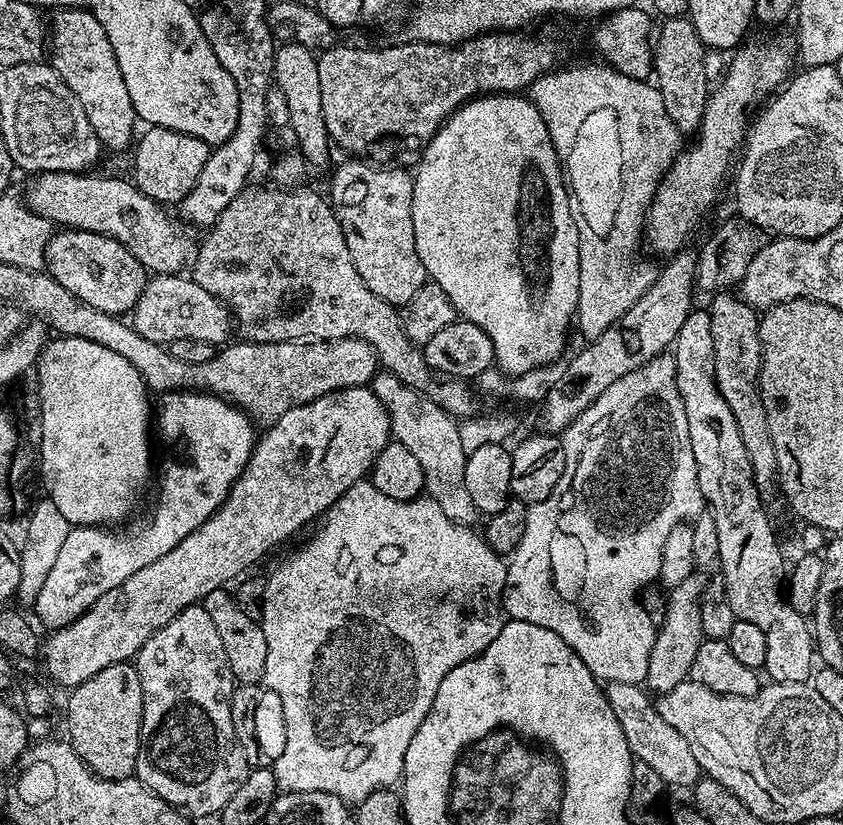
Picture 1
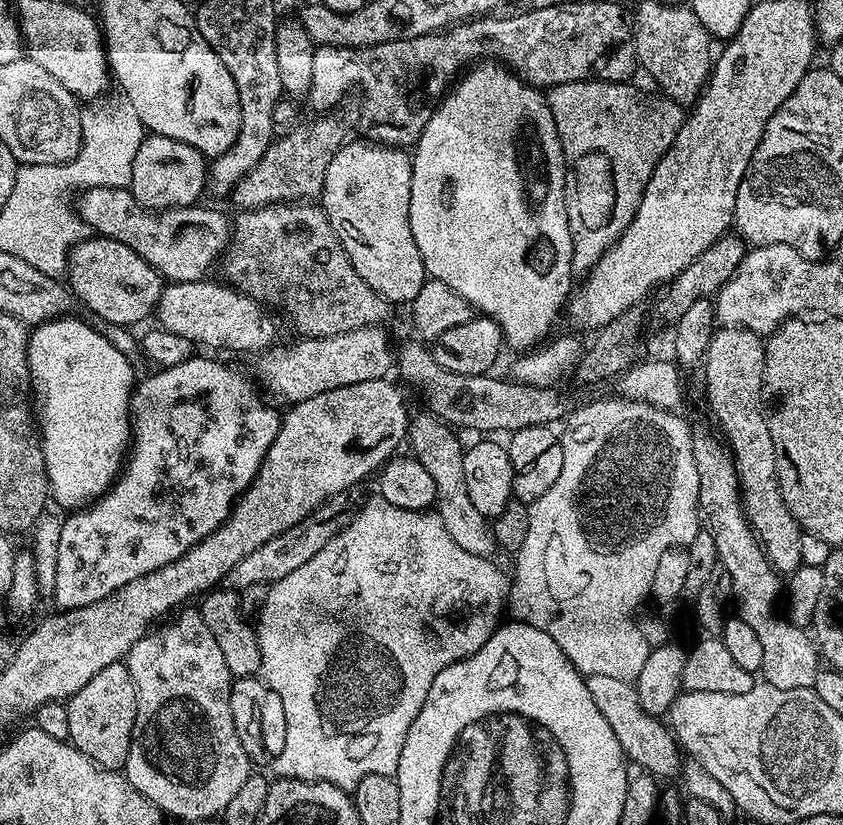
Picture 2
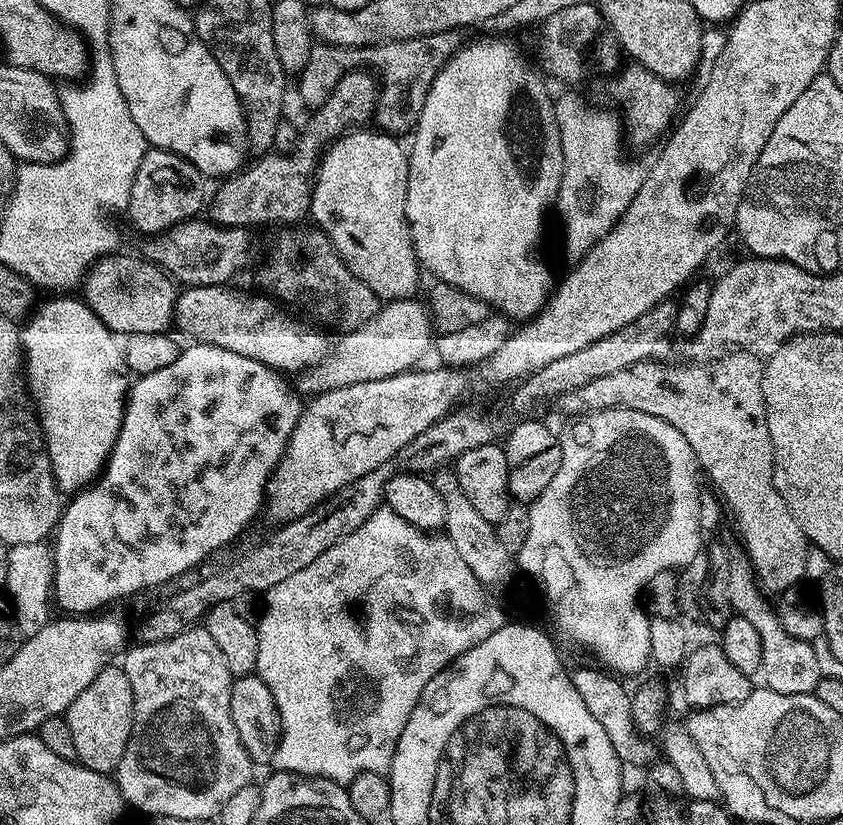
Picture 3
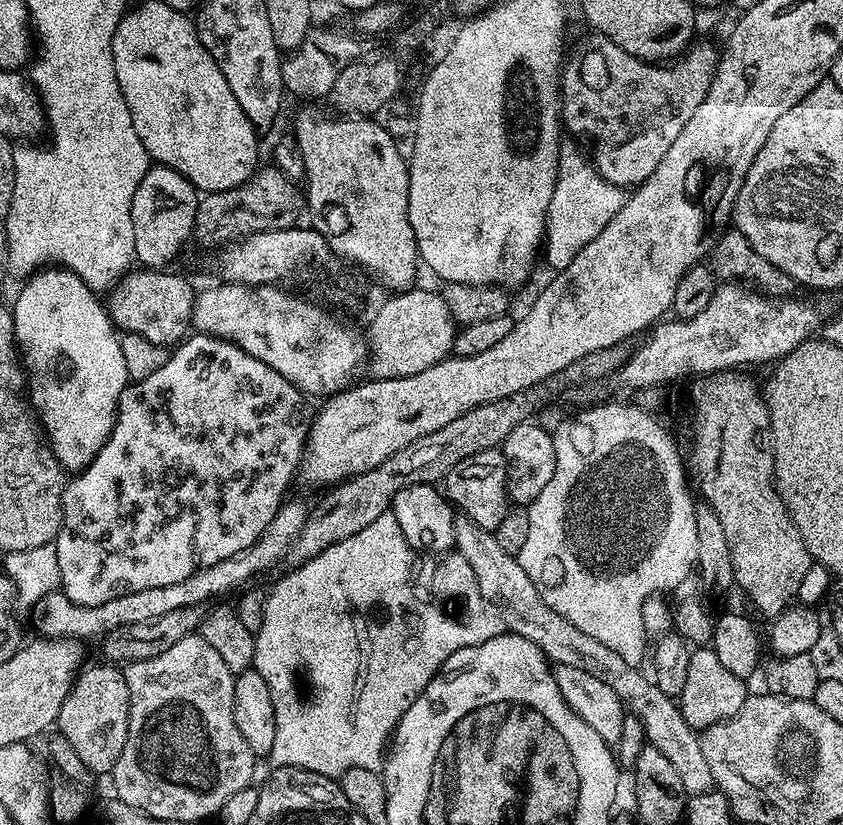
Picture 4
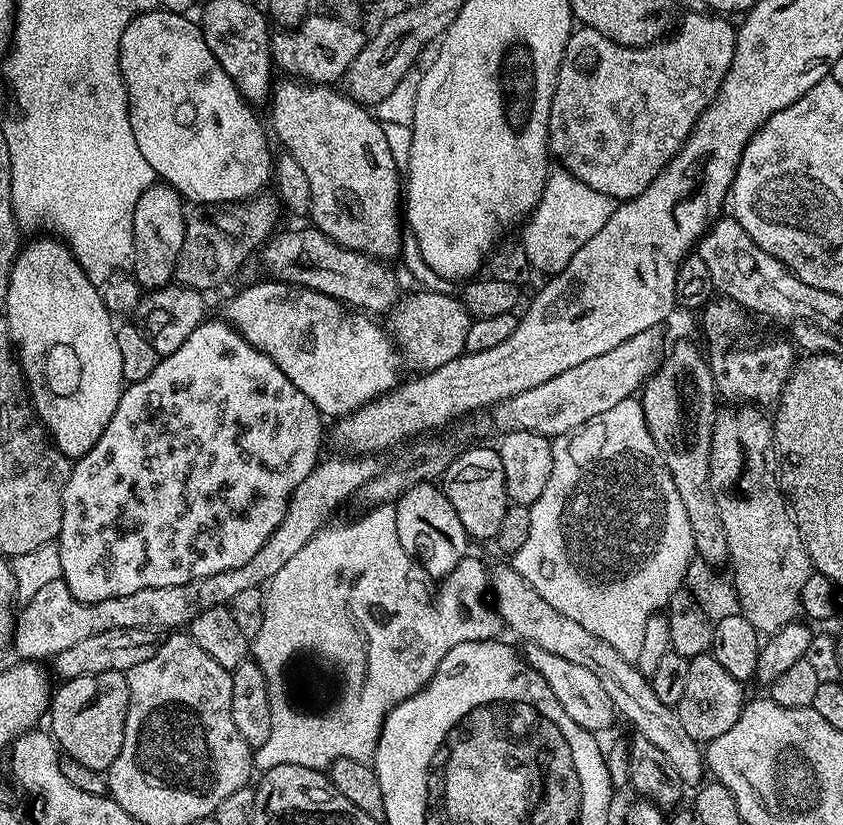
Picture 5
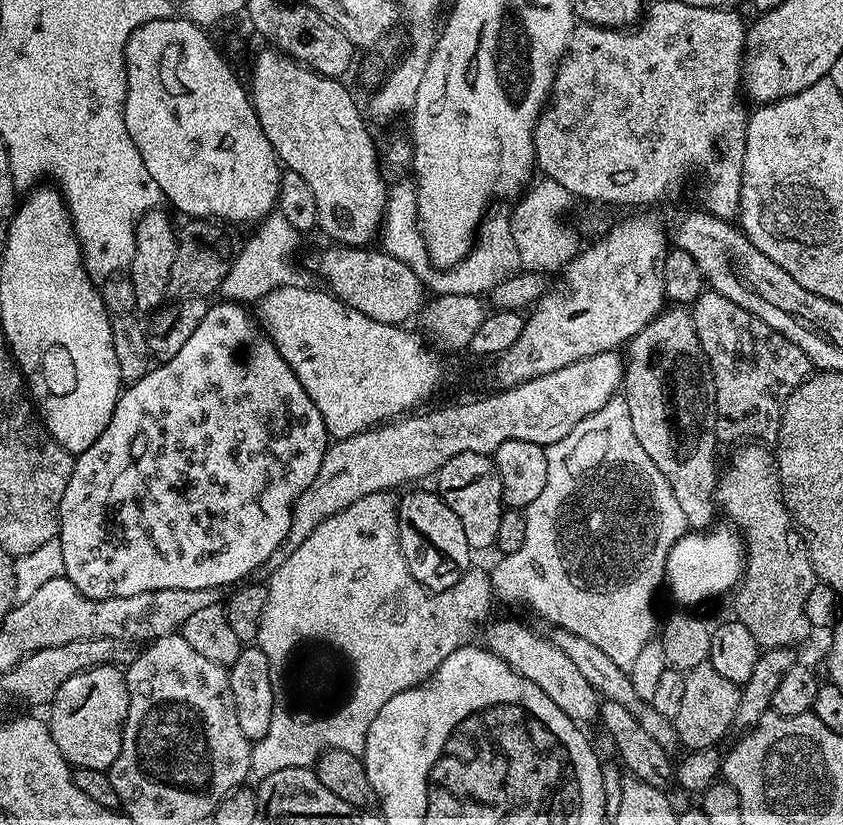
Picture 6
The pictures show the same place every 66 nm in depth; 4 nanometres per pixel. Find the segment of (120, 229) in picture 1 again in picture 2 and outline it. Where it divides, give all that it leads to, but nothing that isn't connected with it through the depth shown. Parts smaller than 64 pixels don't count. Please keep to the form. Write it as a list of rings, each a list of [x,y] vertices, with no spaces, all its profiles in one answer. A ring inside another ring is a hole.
[[[85,188],[79,193],[78,211],[81,220],[88,225],[96,236],[105,236],[111,240],[122,242],[134,250],[148,265],[160,273],[165,281],[181,284],[205,279],[212,267],[217,267],[222,253],[227,249],[233,225],[216,208],[165,208],[152,211],[144,208],[132,197],[128,188]]]

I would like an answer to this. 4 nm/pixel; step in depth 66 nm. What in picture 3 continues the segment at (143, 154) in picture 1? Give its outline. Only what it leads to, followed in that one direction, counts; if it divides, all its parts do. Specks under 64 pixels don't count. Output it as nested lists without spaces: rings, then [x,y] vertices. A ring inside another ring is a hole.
[[[149,147],[144,153],[142,162],[138,162],[138,174],[134,174],[134,182],[130,186],[130,198],[126,215],[132,219],[132,224],[140,232],[145,232],[145,237],[159,236],[168,228],[181,224],[184,220],[190,220],[201,215],[206,208],[206,192],[204,196],[204,184],[206,178],[186,158],[182,158],[173,152],[167,152],[161,148]]]

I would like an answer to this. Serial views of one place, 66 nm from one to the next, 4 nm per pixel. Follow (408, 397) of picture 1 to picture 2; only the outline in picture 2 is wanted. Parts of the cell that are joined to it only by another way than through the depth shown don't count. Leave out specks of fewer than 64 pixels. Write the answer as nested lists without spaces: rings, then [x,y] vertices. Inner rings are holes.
[[[427,410],[421,412],[421,416],[411,417],[406,440],[409,445],[412,443],[411,455],[422,462],[422,466],[426,466],[426,471],[430,473],[430,478],[434,478],[437,499],[435,511],[442,518],[446,530],[450,530],[450,538],[454,538],[458,546],[475,556],[491,557],[492,551],[497,551],[498,548],[492,525],[485,516],[478,514],[474,502],[470,502],[470,494],[466,494],[466,473],[462,471],[465,445],[460,445],[460,440],[456,437],[459,435],[443,420]]]

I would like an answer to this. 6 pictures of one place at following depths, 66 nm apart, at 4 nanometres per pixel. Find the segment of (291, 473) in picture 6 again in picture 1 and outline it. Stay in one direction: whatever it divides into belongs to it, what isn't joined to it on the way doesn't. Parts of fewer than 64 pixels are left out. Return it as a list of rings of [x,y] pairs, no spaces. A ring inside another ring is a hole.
[[[195,390],[165,392],[159,397],[159,400],[160,413],[157,416],[155,413],[155,423],[156,420],[160,423],[160,428],[166,435],[180,436],[181,442],[184,443],[184,464],[168,464],[161,470],[160,497],[157,498],[156,505],[145,516],[137,515],[135,518],[129,519],[123,526],[117,528],[112,526],[73,526],[70,534],[66,534],[66,542],[62,545],[62,550],[58,553],[58,559],[54,561],[54,566],[50,569],[50,575],[46,578],[46,583],[42,586],[42,591],[38,594],[34,605],[37,618],[48,627],[48,630],[65,628],[70,622],[77,620],[82,613],[88,612],[90,606],[94,606],[94,602],[98,602],[98,598],[102,598],[102,594],[106,594],[106,590],[114,590],[114,586],[122,586],[122,582],[126,582],[126,578],[130,578],[130,574],[138,574],[138,570],[142,570],[142,566],[150,566],[150,562],[158,562],[158,558],[162,558],[162,554],[170,554],[170,550],[174,550],[174,546],[178,546],[178,542],[182,542],[182,538],[186,538],[186,534],[194,534],[194,530],[198,530],[198,526],[202,526],[204,522],[209,520],[222,507],[234,486],[234,482],[242,474],[244,467],[250,462],[252,452],[256,448],[258,432],[255,432],[257,429],[254,427],[254,421],[241,408],[237,408],[234,404],[229,404],[221,396],[212,395],[211,392],[198,392]]]

